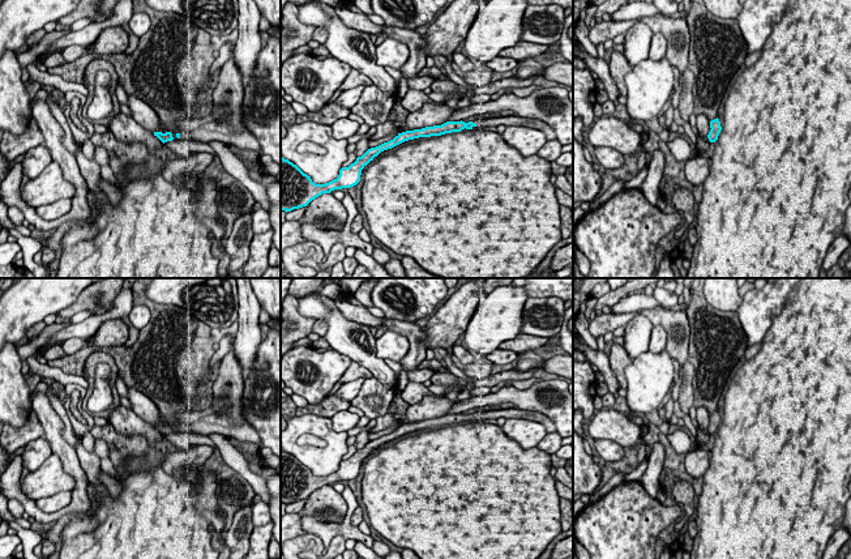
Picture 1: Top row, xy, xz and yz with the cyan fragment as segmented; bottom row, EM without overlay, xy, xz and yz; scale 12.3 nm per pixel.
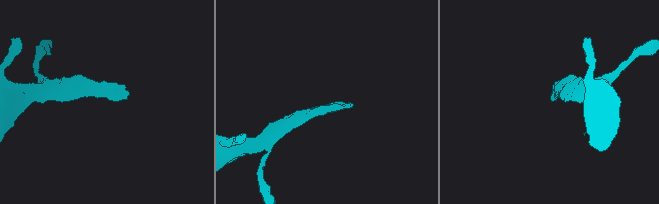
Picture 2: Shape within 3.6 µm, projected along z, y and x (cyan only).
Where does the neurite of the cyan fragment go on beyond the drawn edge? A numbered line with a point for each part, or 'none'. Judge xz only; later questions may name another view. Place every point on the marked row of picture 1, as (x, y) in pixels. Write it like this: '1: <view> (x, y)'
1: xz (514, 120)

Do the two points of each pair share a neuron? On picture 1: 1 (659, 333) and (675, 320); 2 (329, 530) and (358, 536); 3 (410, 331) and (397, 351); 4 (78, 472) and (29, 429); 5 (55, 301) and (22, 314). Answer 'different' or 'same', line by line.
1: different
2: same
3: different
4: different
5: same

